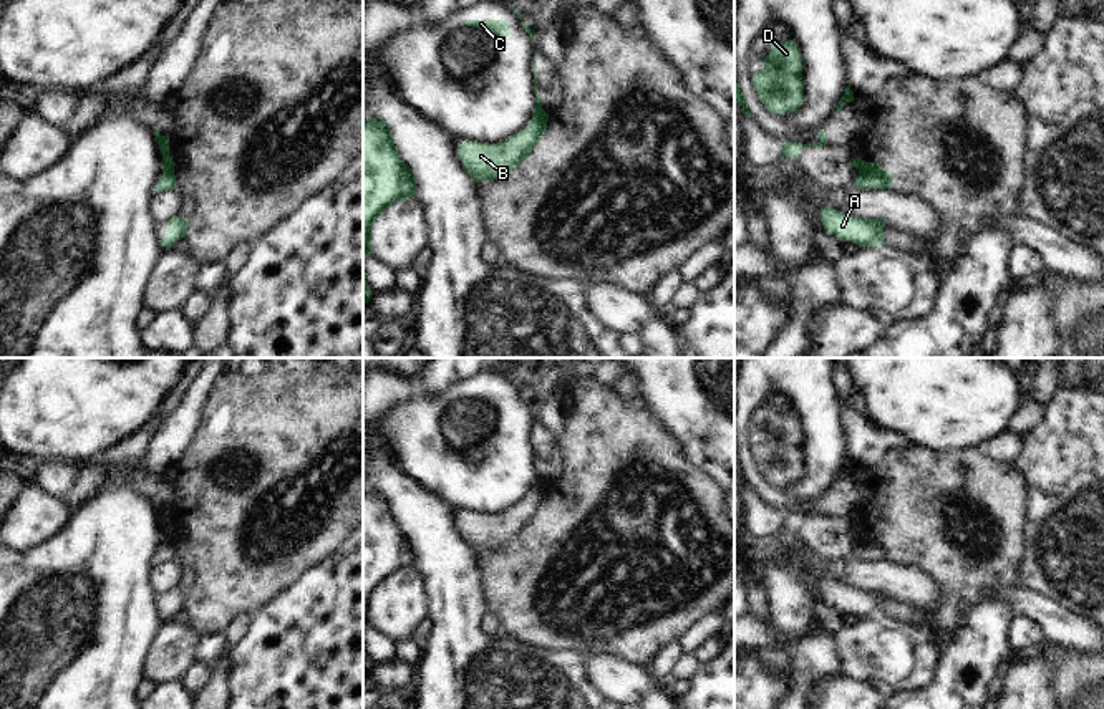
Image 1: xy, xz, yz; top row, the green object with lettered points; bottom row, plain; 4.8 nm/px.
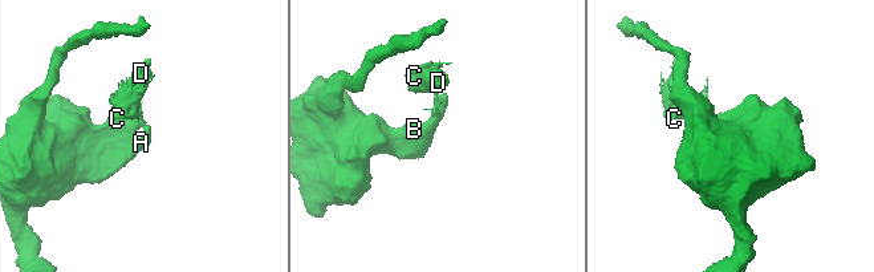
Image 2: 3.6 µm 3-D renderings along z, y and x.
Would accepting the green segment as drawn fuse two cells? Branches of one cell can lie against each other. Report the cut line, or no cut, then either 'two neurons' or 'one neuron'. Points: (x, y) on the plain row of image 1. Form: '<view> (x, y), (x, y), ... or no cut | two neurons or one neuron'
xy (173, 535), (163, 545) | two neurons

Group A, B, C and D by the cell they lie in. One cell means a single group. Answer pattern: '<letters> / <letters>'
A B / C D

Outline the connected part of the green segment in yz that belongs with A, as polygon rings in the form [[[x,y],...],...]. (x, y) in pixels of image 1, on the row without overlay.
[[[824,578],[821,580],[821,591],[827,603],[844,613],[852,613],[859,618],[879,618],[887,615],[884,606],[887,593],[882,590],[854,588],[832,578]]]

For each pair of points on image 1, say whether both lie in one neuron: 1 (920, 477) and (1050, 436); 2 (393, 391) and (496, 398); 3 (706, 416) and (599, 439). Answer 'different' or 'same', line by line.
1: different
2: different
3: different

